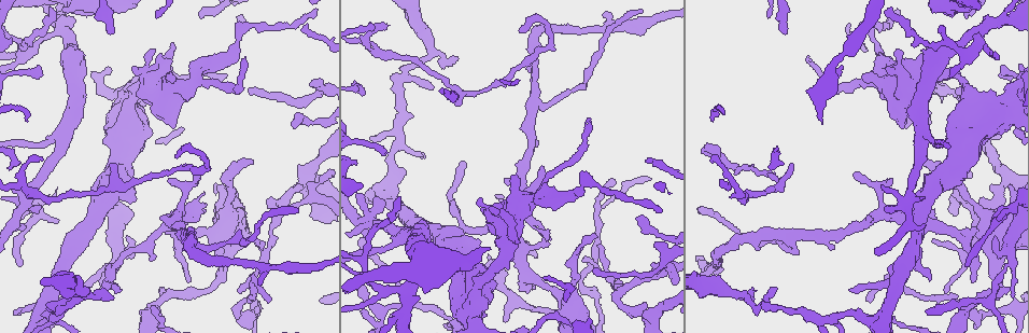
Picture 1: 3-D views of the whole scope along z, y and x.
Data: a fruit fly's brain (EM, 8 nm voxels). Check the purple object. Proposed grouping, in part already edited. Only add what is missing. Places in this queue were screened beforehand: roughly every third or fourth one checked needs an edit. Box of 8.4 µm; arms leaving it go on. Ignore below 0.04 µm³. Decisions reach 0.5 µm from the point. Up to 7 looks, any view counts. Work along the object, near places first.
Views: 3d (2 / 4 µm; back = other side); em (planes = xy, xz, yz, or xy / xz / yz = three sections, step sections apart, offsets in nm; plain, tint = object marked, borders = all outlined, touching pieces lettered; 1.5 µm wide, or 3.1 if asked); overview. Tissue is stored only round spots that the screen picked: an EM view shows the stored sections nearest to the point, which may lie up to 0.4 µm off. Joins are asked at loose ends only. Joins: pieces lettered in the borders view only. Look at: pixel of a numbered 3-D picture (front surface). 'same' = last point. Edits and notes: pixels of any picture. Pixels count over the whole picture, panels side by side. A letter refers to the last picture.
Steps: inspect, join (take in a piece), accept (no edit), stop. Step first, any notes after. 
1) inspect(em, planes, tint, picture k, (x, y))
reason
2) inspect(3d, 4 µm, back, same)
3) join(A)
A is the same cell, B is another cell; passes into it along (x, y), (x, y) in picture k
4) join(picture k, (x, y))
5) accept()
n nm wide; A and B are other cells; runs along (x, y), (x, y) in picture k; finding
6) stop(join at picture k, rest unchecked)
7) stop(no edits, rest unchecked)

inspect(em, planes, borders, picture 1, (850, 290))

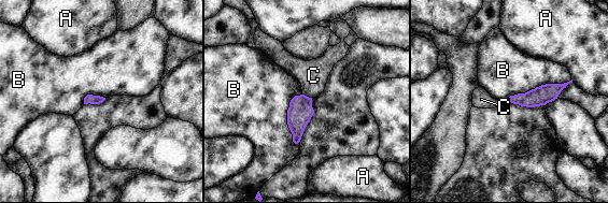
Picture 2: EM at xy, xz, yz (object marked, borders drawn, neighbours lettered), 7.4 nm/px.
join(C)
C is the same cell, A and B are other cells; passes into it along (300, 111), (306, 96), (313, 75) in picture 2; it goes on there

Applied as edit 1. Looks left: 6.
inspect(em, planes, borders, picture 1, (18, 312))
an open end

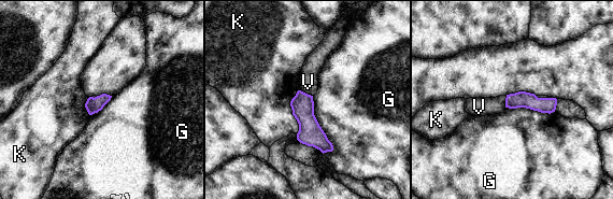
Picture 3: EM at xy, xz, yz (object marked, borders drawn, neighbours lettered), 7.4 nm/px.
accept()
130 nm wide; G, K and V are other cells; border along (312, 96), (313, 114), (331, 152) in picture 3; no lettered piece goes on from it

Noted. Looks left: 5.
inspect(3d, 4 µm, picture 1, (561, 322))
free end

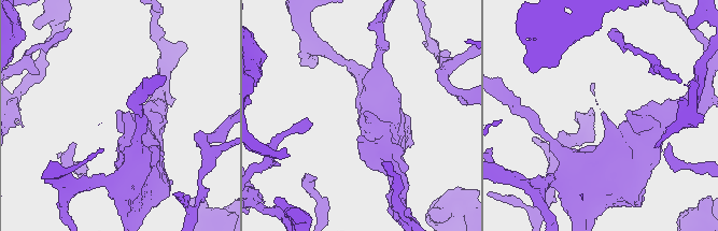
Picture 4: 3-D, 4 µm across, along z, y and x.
inspect(em, planes, borders, picture 4, (365, 112))
now the EM

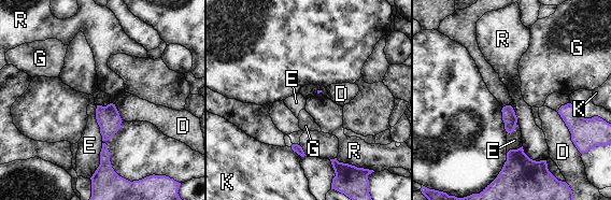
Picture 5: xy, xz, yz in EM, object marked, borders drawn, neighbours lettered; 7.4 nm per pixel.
accept()
D, E, G, K and R are other cells; border along (96, 105), (96, 122), (102, 140) in picture 5; no lettered piece goes on from it

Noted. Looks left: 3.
stop(join at picture 2, rest unchecked)

